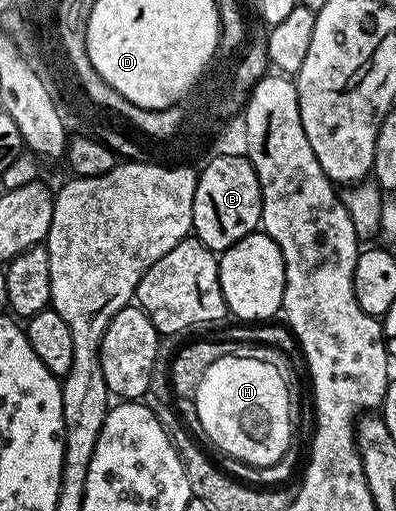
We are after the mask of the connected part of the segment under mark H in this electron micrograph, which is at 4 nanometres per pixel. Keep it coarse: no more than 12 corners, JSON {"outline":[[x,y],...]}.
{"outline":[[263,360],[203,372],[202,432],[249,466],[275,465],[293,438],[289,386]]}

